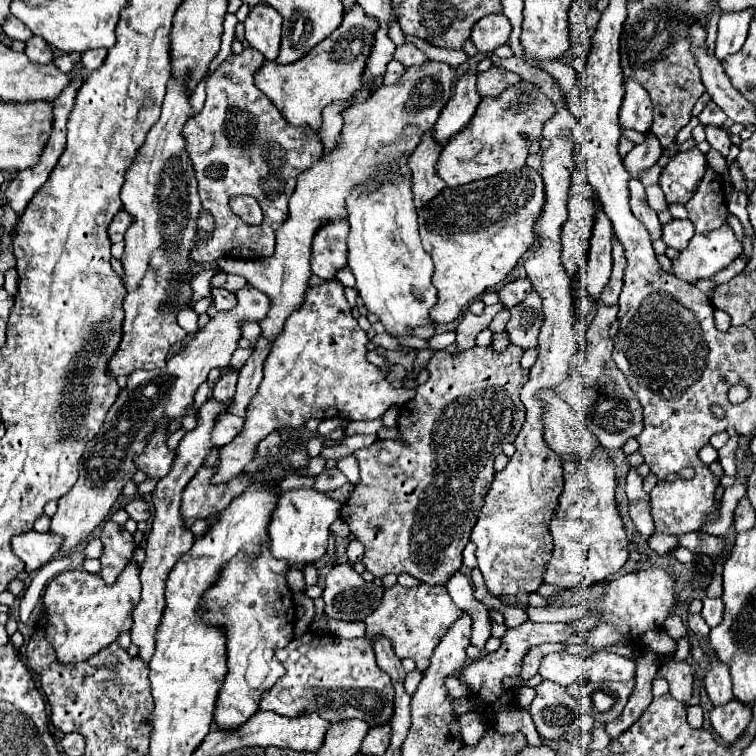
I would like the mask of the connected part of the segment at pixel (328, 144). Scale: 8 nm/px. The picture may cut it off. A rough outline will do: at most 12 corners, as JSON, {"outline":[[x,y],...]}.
{"outline":[[343,102],[323,110],[319,136],[325,152],[337,146],[343,126]]}

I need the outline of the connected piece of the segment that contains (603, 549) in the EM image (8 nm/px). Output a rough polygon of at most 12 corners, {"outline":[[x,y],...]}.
{"outline":[[563,458],[543,584],[583,588],[623,568],[615,466]]}

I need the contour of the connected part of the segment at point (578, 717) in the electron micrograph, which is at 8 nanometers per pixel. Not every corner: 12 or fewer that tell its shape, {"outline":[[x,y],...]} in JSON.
{"outline":[[537,686],[529,714],[547,740],[585,734],[593,718],[563,686]]}

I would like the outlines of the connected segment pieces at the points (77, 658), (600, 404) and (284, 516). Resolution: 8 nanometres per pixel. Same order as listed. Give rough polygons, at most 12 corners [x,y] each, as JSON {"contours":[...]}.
{"contours":[[[139,564],[69,570],[43,594],[47,640],[77,664],[129,632]],[[599,304],[581,374],[583,420],[603,448],[643,430],[641,404],[613,364],[619,306]],[[283,492],[269,522],[273,554],[297,568],[327,550],[341,502]]]}

